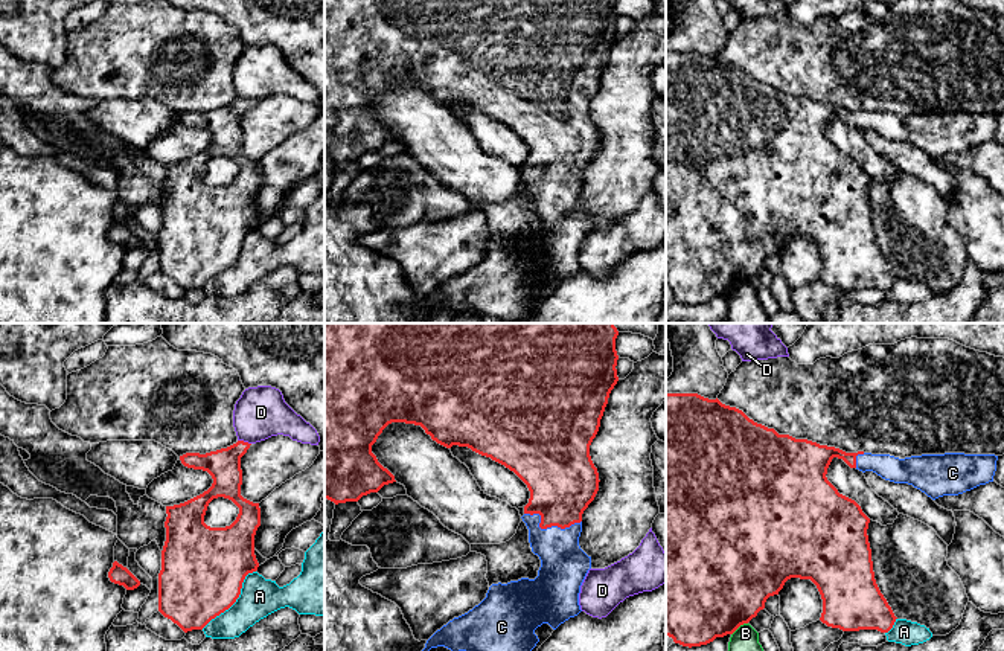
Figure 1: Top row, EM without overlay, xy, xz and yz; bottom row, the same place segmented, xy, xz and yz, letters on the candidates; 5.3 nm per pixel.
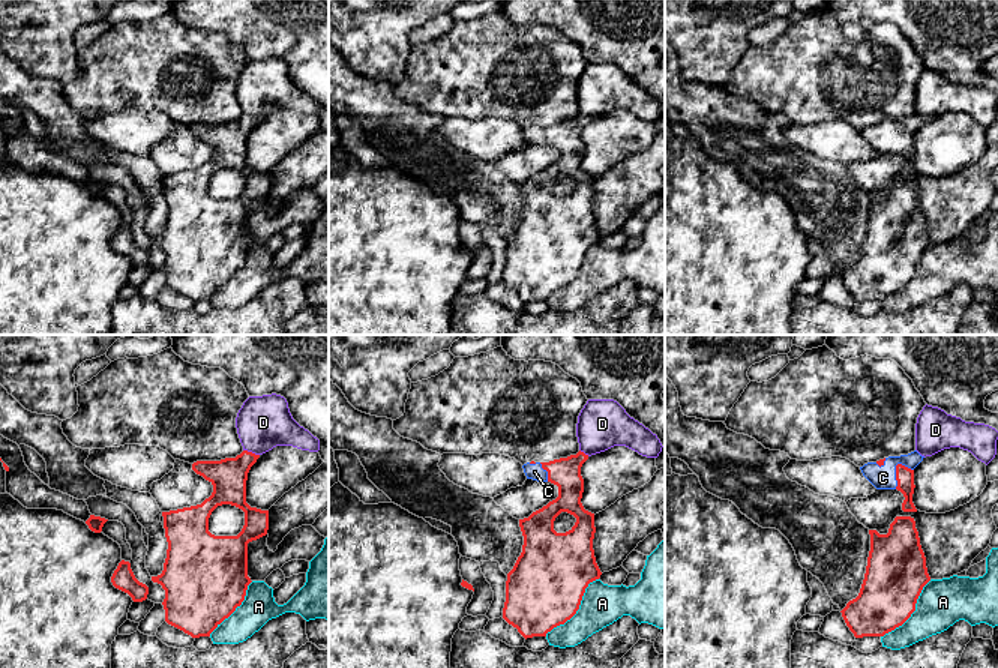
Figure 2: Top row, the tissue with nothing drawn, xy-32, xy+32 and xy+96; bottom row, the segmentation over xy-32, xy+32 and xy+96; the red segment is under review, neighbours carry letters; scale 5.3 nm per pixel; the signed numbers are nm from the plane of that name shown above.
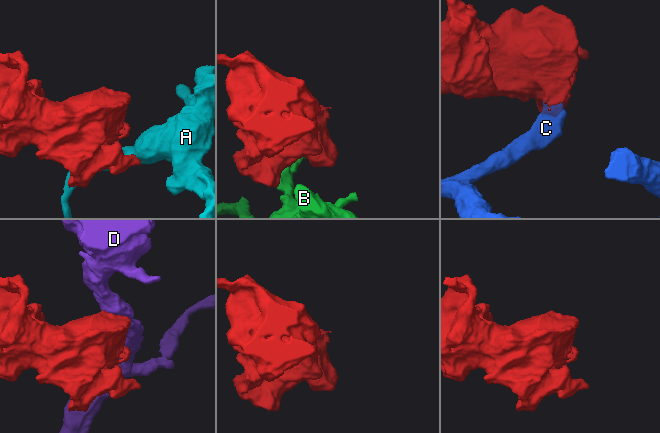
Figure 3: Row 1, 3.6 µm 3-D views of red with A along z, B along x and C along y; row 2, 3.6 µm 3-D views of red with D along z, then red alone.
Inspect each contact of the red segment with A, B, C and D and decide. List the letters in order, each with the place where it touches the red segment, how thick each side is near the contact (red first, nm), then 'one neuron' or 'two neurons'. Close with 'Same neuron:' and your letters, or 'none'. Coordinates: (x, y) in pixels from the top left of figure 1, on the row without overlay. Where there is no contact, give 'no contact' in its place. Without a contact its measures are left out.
A: meets red in xy at (235, 259); 440 nm thick on the red side, 200 nm on the other; two neurons
B: meets red in yz at (739, 284); 500 nm thick on the red side, 200 nm on the other; two neurons
C: meets red in xz at (547, 185); 360 nm thick on the red side, 260 nm on the other; one neuron
D: meets red in xy at (243, 99); 180 nm thick on the red side, 280 nm on the other; two neurons
Same neuron: C

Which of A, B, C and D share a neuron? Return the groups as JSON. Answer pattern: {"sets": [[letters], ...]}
{"sets": [["A"], ["B"], ["C"], ["D"]]}

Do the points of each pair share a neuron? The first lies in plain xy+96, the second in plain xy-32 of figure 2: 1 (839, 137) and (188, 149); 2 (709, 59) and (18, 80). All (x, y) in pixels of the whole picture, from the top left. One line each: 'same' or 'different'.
1: different
2: different

